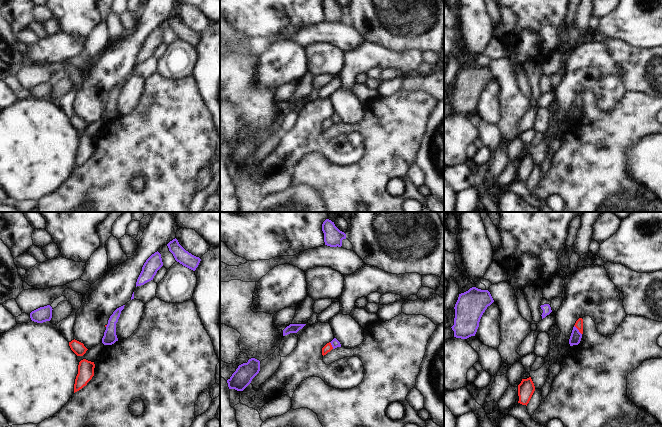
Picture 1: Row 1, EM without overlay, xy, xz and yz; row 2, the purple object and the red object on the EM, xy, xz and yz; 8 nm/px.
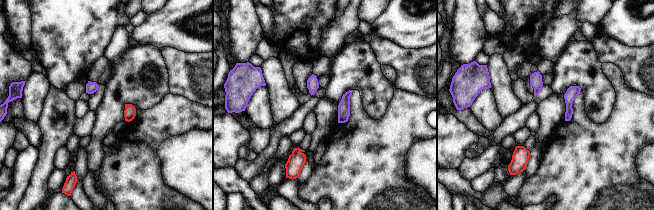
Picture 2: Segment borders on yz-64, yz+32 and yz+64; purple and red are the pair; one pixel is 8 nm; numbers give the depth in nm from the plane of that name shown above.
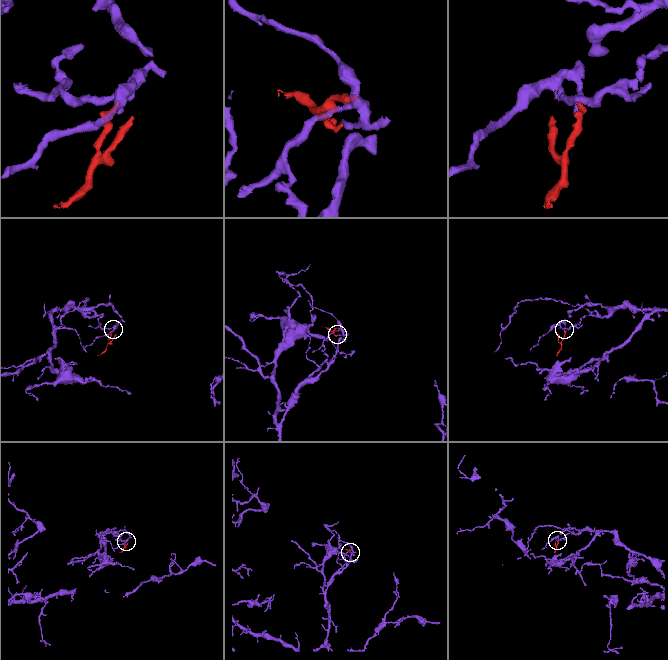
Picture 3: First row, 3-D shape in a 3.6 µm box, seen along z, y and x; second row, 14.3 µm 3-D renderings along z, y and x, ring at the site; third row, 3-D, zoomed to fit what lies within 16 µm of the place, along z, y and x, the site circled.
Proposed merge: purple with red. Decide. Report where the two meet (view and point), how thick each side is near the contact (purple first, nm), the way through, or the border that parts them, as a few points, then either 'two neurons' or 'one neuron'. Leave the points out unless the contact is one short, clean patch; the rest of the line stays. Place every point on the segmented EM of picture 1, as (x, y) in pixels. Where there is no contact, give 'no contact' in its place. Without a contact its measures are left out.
contact yz (578, 330); calibres 90 and 60 nm; border yz (574, 325), (581, 334); two neurons

